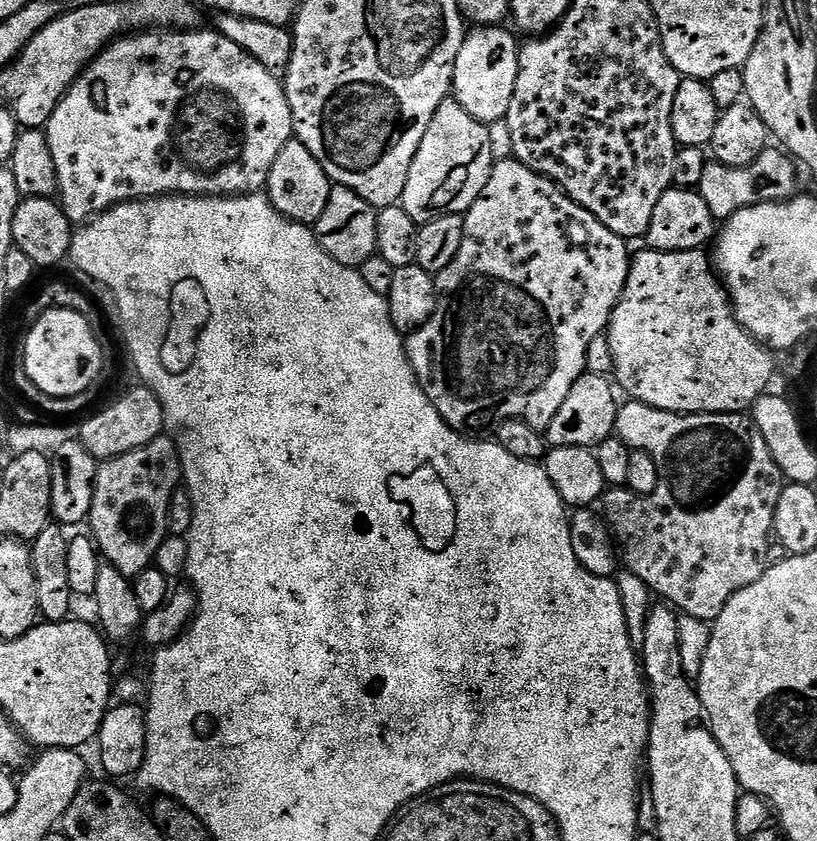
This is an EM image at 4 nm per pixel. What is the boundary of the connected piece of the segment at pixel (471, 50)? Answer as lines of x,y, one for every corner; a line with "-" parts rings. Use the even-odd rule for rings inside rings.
476,26
465,35
462,50
454,62
452,96
478,122
499,124
510,110
514,82
518,82
518,58
521,45
504,26

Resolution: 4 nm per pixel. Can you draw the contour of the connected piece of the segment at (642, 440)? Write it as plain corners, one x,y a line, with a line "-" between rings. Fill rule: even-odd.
634,399
624,403
616,409
615,435
619,436
622,442
626,442
629,448
645,452
650,454
650,458
654,458
660,471
660,482
649,496
639,496
627,486
616,486
605,491
602,497
602,505
604,504
602,516
618,545
619,559
625,569
636,574
652,594
657,597
660,595
659,599
671,605
677,613
690,618
715,622
718,614
726,610
726,602
730,602
730,598
734,598
738,590
746,590
746,586
758,582
765,568
769,567
768,536
770,540
773,535
774,510
778,506
778,498
782,498
782,490
786,483
782,470
778,462
774,462
774,454
770,454
770,446
766,446
766,438
762,438
762,430
758,430
756,421
751,415
738,412
667,412

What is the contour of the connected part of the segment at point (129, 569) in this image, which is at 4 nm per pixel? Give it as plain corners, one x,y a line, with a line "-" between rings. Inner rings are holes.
164,434
138,450
130,450
112,460
105,460
97,467
94,502
87,523
92,524
90,535
96,541
101,557
107,563
113,564
123,576
135,578
142,570
155,565
158,546
162,546
164,539
170,535
168,515
172,496
181,484
180,450
176,446
175,439

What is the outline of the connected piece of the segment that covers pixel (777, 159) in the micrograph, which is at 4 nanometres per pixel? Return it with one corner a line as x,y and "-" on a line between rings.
775,147
765,148
762,154
758,154
758,158
754,158
754,162
750,162
750,166
734,168
709,162
706,170
702,170
702,182
698,191
700,197
706,202
706,206
710,206
710,214
714,214
717,222
726,222
743,208
749,208
755,204
773,204
779,200
791,200
797,195
797,163
787,151

